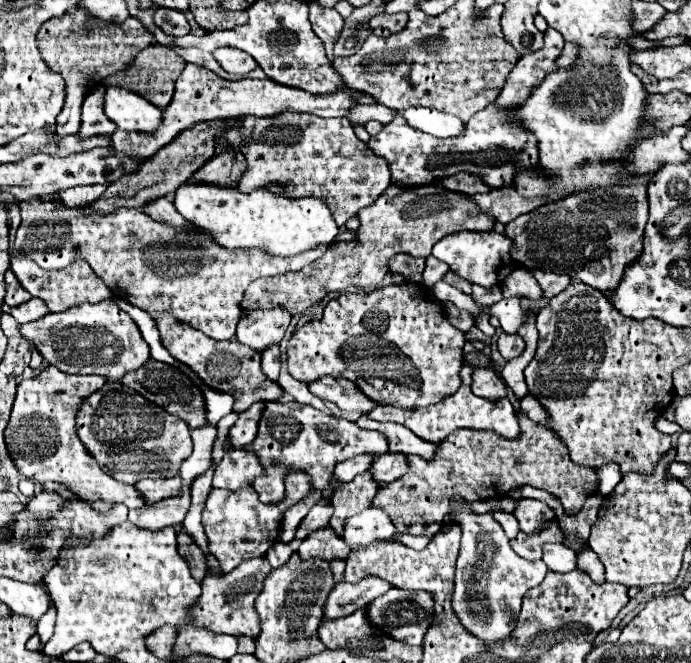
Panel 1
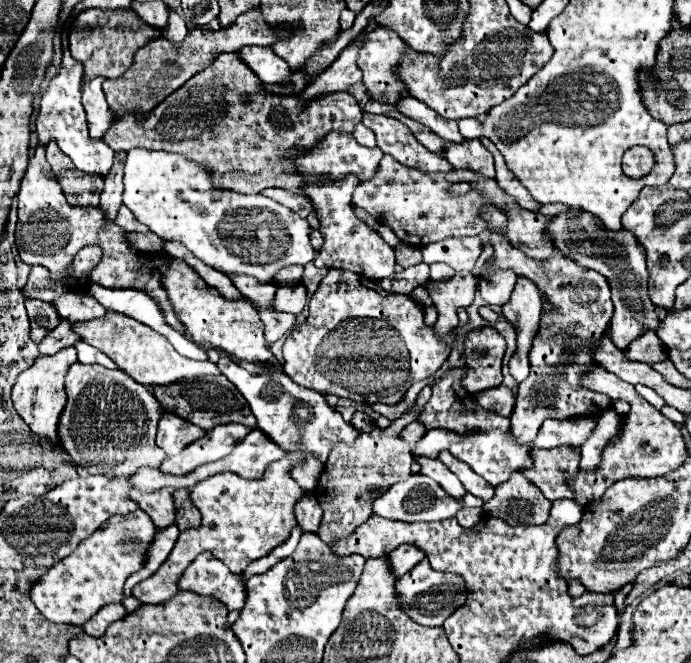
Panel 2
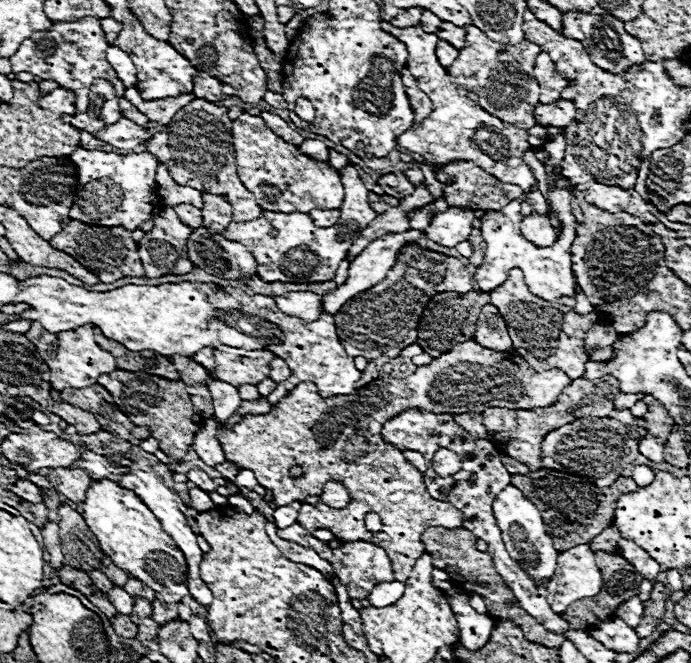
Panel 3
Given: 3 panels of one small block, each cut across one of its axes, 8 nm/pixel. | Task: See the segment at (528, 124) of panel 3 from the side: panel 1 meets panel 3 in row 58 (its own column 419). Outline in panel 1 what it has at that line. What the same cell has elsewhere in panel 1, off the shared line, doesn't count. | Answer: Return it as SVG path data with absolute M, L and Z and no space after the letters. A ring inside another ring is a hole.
M520 410L516 414L520 434L514 440L498 436L496 432L460 428L438 444L432 460L424 460L414 454L406 456L406 474L382 486L372 498L372 506L382 508L392 518L398 532L412 536L436 534L444 516L448 516L448 500L454 494L466 500L488 500L496 496L500 498L520 486L532 486L558 496L568 514L580 512L586 498L598 488L596 470L574 464L566 444L550 428L532 422Z

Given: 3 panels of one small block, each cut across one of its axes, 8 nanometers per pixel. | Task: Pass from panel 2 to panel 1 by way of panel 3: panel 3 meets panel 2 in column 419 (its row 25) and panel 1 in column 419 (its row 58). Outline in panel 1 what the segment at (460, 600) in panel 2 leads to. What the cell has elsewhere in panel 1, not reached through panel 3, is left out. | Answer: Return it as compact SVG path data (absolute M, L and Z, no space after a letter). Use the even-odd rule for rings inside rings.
M390 588L384 596L368 604L366 614L370 624L380 632L388 634L390 638L406 644L422 644L422 636L426 634L426 628L434 618L432 608L434 608L434 600L430 598L430 592L406 592L406 590Z

